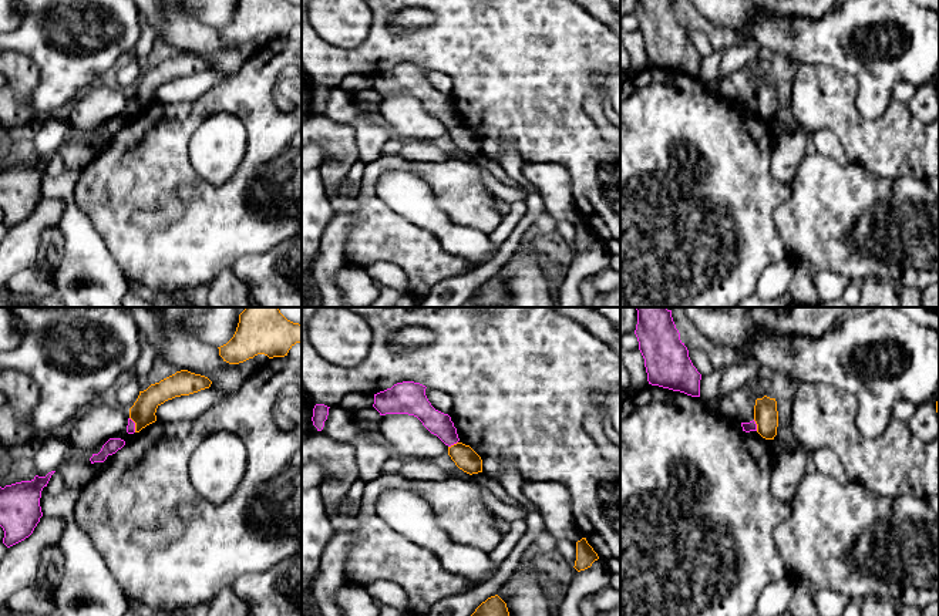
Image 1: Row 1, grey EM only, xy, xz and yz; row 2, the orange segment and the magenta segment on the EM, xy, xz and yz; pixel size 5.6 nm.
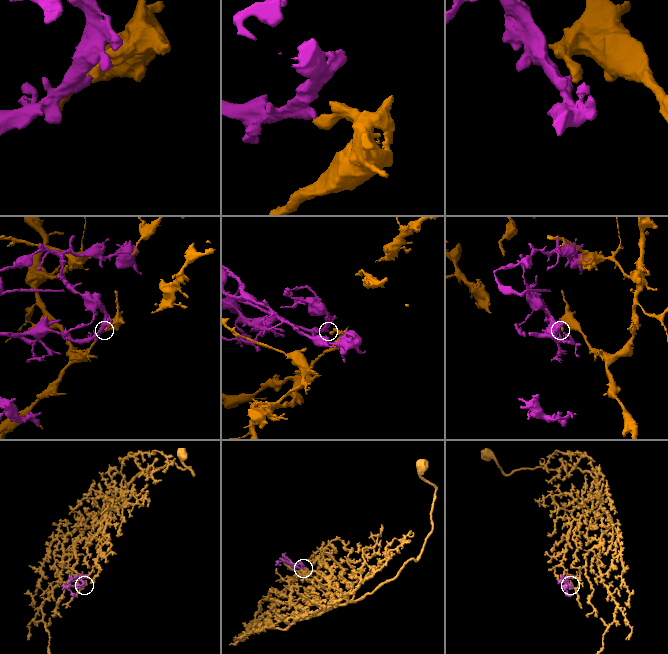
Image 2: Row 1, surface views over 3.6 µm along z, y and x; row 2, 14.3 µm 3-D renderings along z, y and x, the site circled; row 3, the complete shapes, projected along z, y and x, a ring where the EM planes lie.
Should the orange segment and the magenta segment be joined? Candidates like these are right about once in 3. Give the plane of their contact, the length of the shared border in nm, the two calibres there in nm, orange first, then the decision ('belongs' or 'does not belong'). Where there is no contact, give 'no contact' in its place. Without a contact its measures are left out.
yz | 70 nm | 140/60 nm | does not belong

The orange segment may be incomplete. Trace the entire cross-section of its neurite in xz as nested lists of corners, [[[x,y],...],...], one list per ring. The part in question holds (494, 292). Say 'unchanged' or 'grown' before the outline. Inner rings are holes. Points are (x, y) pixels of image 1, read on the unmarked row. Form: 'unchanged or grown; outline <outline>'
unchanged; outline [[[498,277],[482,283],[475,293],[460,307],[511,307],[511,297],[506,285]]]

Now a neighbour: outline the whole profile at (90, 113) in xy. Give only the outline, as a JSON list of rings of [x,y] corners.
[[[120,85],[92,88],[70,104],[68,120],[74,128],[98,135],[110,120],[121,120],[125,125],[132,120],[127,114],[128,100],[129,90]]]

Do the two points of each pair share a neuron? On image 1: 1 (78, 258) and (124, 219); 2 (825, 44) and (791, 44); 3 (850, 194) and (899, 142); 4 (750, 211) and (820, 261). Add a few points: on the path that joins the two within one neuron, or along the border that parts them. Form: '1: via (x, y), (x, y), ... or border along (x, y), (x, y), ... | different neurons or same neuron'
1: border along (81, 211), (120, 266) | different neurons
2: via (817, 44), (800, 44) | same neuron
3: border along (850, 161), (884, 177), (899, 178), (904, 175) | different neurons
4: border along (786, 199), (776, 209), (774, 228), (790, 256) | different neurons

